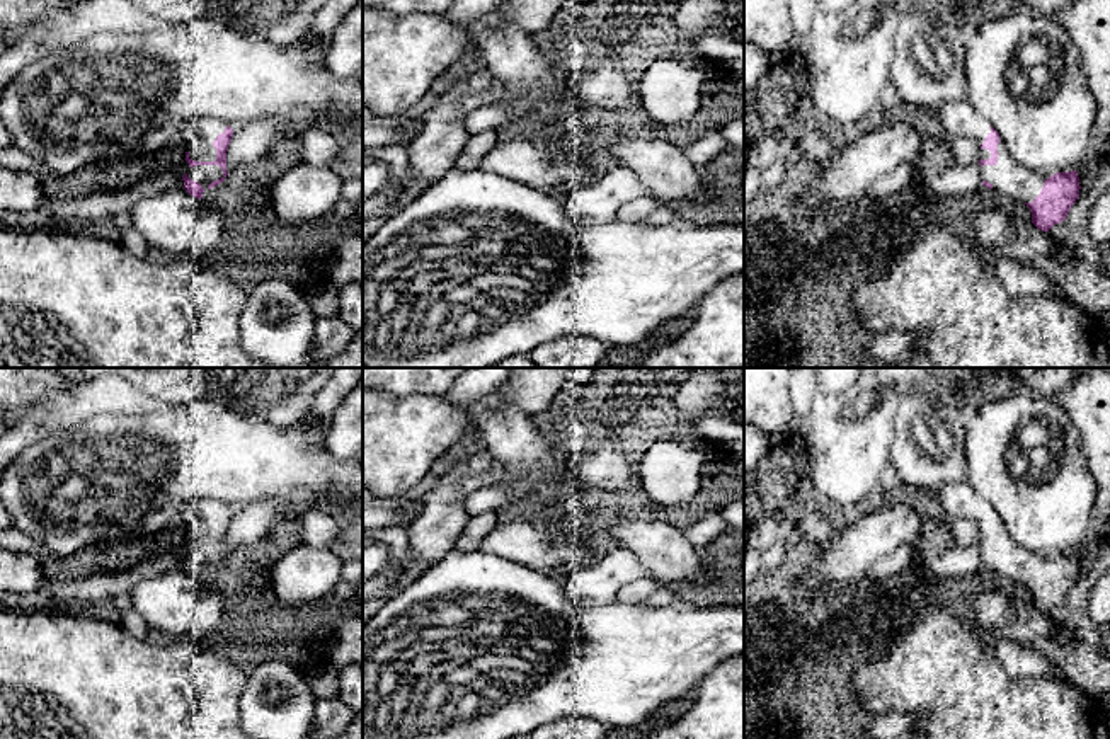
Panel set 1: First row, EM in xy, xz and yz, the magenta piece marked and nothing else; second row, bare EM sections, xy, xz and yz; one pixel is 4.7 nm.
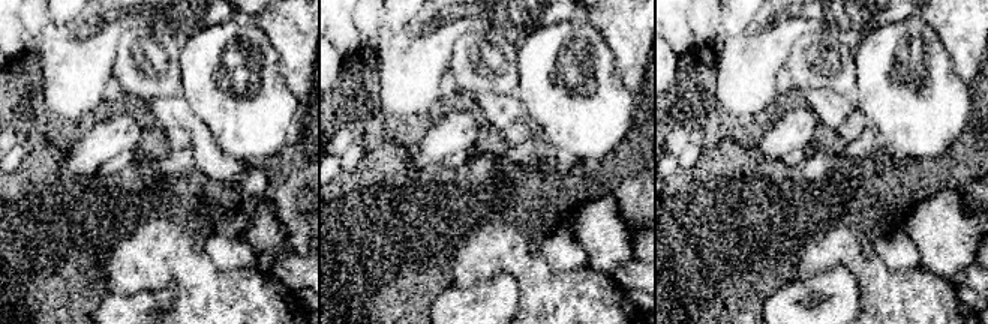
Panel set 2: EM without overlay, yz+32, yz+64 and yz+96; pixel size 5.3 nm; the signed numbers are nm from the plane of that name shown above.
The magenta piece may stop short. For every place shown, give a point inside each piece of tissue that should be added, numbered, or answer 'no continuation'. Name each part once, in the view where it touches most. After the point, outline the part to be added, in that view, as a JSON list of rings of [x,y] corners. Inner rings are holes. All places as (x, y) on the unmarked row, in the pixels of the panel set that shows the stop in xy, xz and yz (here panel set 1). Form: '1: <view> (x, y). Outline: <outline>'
1: xy (200, 515). Outline: [[[194,499],[186,506],[182,524],[189,533],[189,540],[196,543],[215,543],[216,530],[213,523],[225,513],[228,506],[216,499]]]
2: xy (205, 555). Outline: [[[196,547],[196,548],[189,548],[186,555],[194,564],[199,564],[204,572],[208,570],[208,567],[213,562],[218,562],[218,560],[223,559],[223,552],[218,547]]]

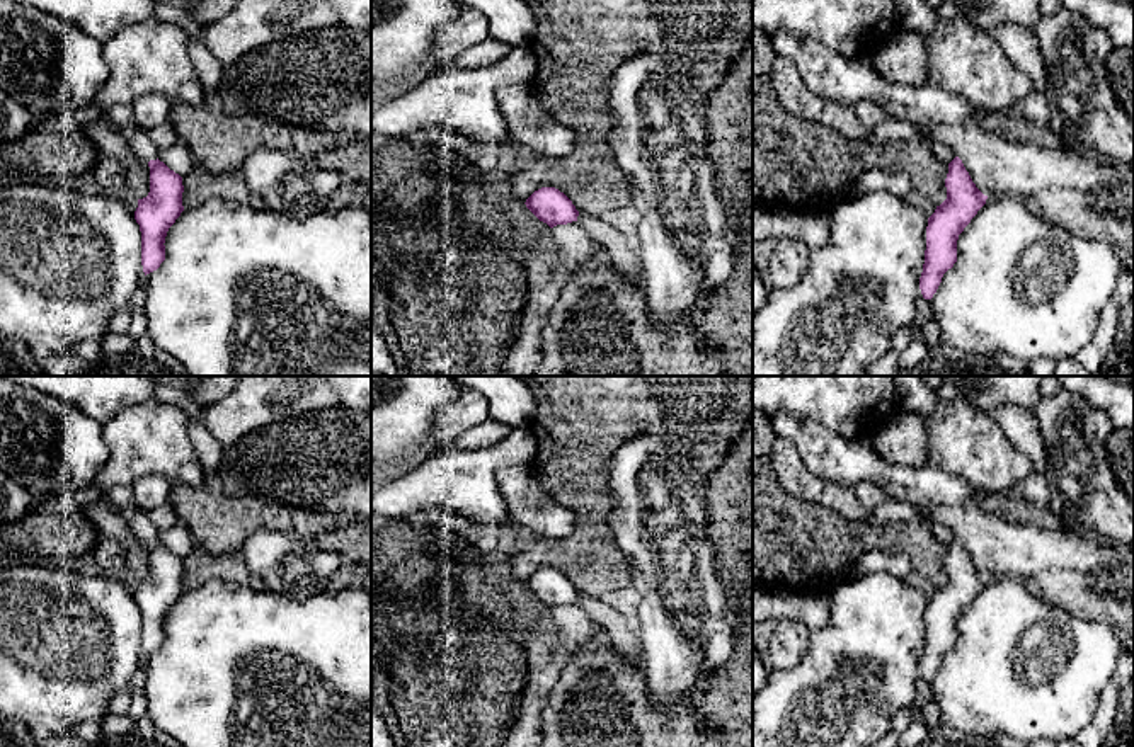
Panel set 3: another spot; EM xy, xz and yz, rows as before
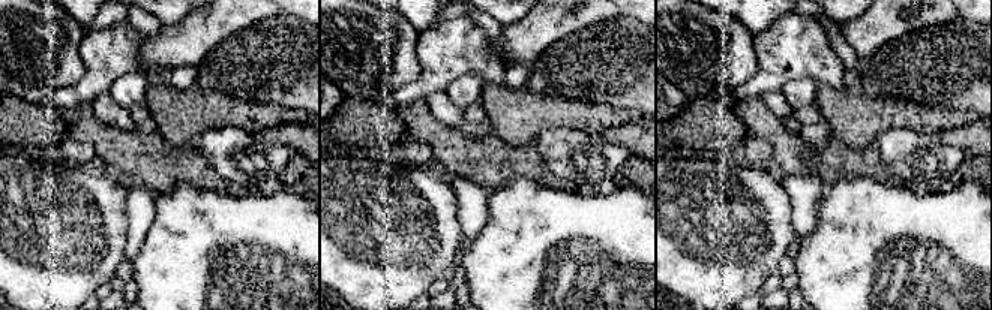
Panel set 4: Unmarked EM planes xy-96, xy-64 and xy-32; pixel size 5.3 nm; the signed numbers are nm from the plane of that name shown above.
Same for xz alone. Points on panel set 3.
no continuation

